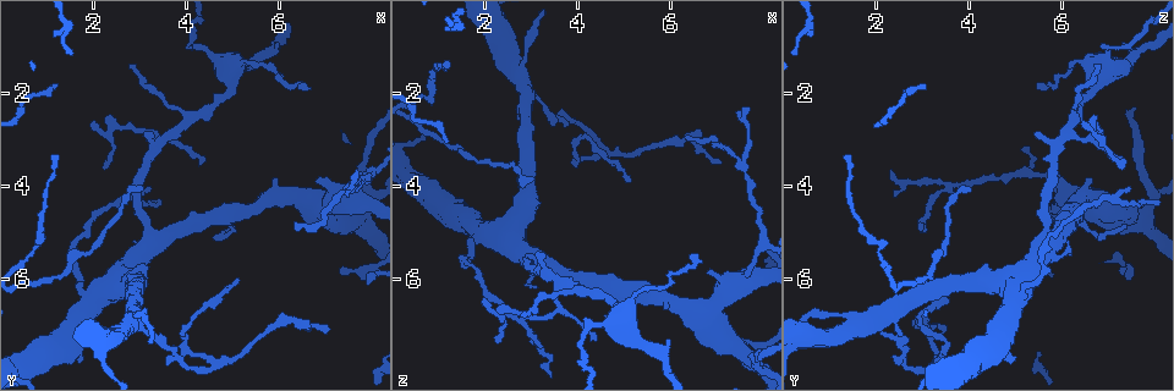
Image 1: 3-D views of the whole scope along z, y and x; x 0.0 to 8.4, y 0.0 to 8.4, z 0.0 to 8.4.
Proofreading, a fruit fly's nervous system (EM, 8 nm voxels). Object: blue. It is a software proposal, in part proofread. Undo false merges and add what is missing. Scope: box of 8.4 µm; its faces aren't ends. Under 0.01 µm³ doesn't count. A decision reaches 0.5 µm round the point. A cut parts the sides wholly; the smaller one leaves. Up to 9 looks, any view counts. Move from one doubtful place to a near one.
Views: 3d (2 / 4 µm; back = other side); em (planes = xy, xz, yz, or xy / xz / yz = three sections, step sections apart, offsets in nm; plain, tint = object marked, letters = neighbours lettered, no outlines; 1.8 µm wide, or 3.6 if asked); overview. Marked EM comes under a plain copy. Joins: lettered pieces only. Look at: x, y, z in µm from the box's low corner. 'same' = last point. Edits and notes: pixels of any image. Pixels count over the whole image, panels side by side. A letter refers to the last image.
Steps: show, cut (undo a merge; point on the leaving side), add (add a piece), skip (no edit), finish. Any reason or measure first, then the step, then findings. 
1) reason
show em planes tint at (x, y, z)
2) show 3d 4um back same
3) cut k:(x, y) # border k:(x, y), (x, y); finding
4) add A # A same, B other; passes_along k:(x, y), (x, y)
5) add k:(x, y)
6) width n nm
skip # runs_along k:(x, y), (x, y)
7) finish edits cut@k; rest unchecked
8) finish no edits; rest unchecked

show 3d 2um at (3.25, 4.10, 7.45)

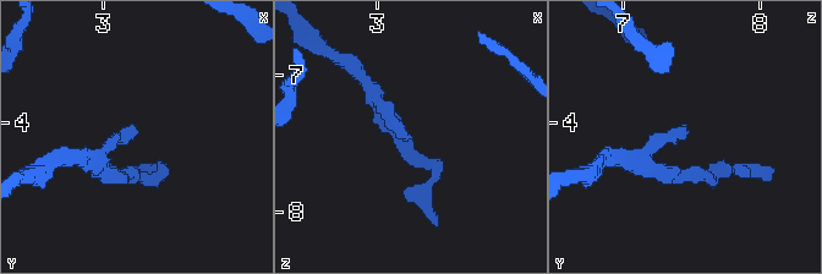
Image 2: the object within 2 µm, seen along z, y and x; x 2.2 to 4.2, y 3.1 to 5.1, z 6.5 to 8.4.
show em xy step 8 letters at (3.26, 4.08, 7.46)

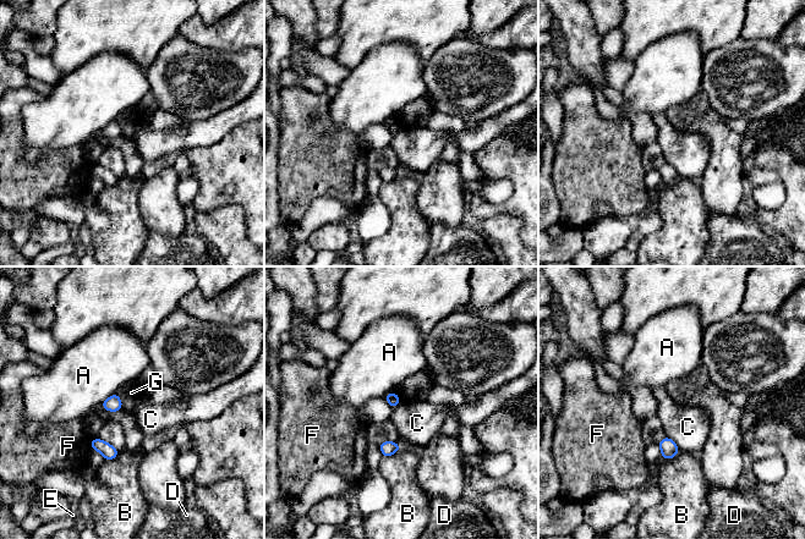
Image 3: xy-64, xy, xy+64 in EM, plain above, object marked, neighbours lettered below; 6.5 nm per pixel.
another direction
show em xz step 8 letters same

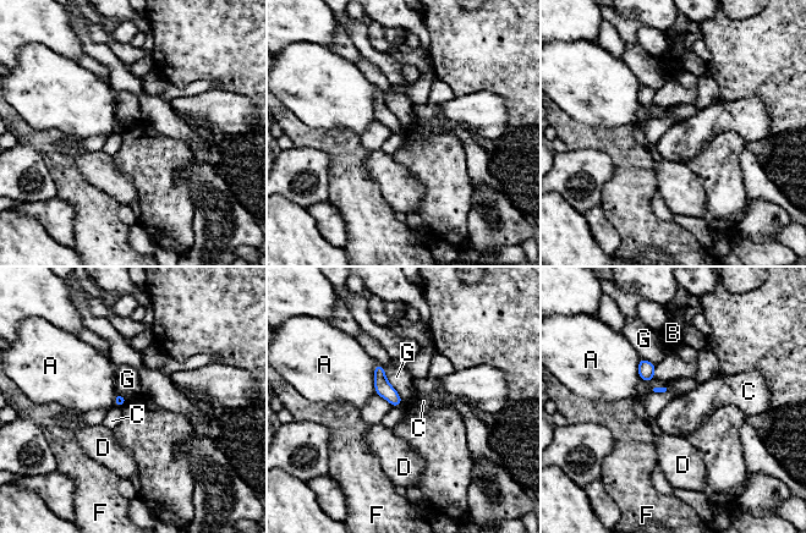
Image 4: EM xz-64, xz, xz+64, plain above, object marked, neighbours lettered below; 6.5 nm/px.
longest_contact G 300 nm
skip # A other, B other, C other, D other, F other, G other; border 4:(404, 401), (393, 407); none of them fits

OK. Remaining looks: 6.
show em xz step 4 letters at (2.85, 1.35, 6.70)

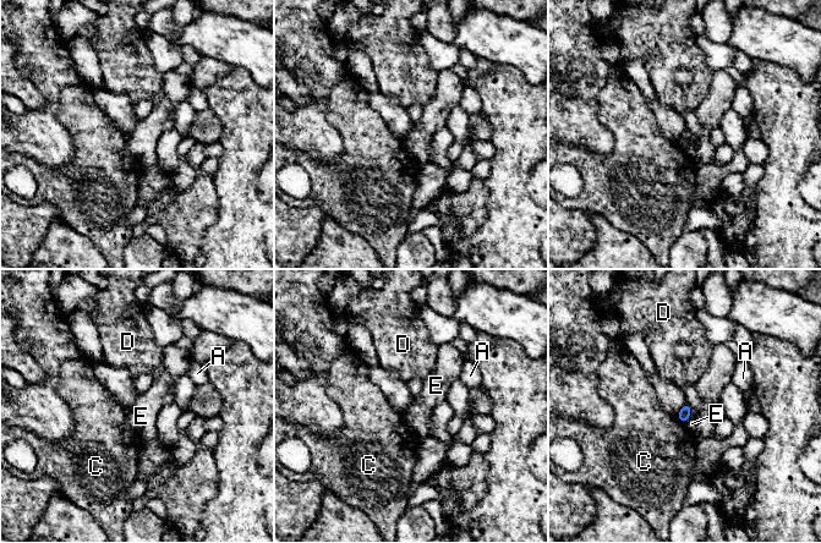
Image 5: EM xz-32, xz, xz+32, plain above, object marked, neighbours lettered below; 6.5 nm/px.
show em planes letters same

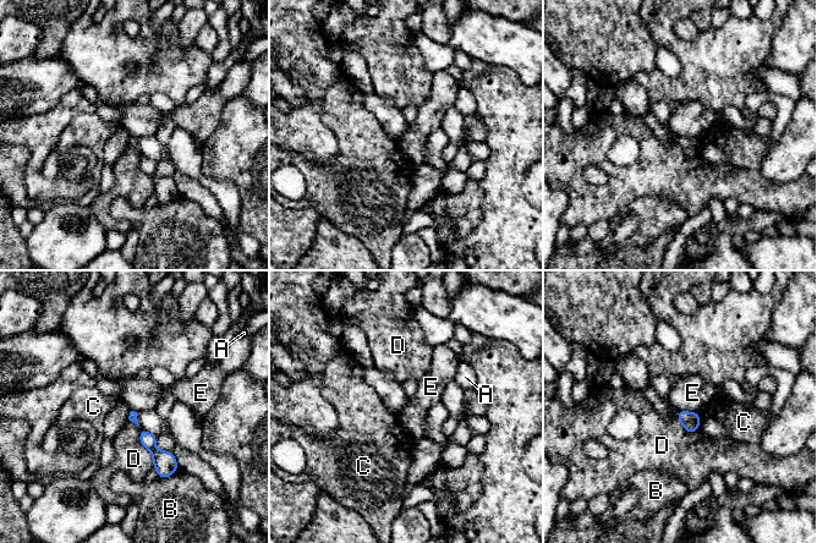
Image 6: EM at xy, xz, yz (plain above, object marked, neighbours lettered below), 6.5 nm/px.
skip # A other, B other, C other, D other, E other; border 6:(679, 410), (700, 413); no lettered piece goes on from it

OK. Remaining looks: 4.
sharp bend
show 3d 2um at (3.60, 3.00, 6.00)

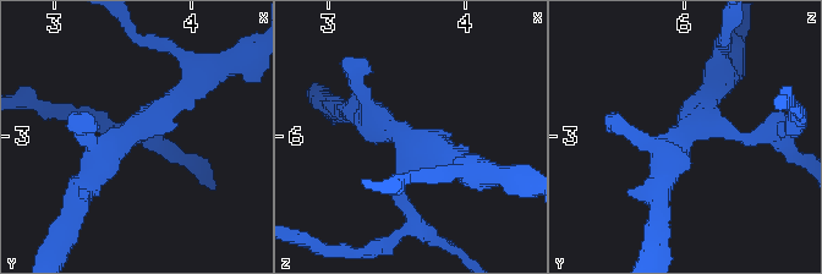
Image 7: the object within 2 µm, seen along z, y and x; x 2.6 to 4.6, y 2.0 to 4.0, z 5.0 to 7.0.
shape alone is not enough
show em xy step 16 tint at (3.56, 2.96, 6.04)

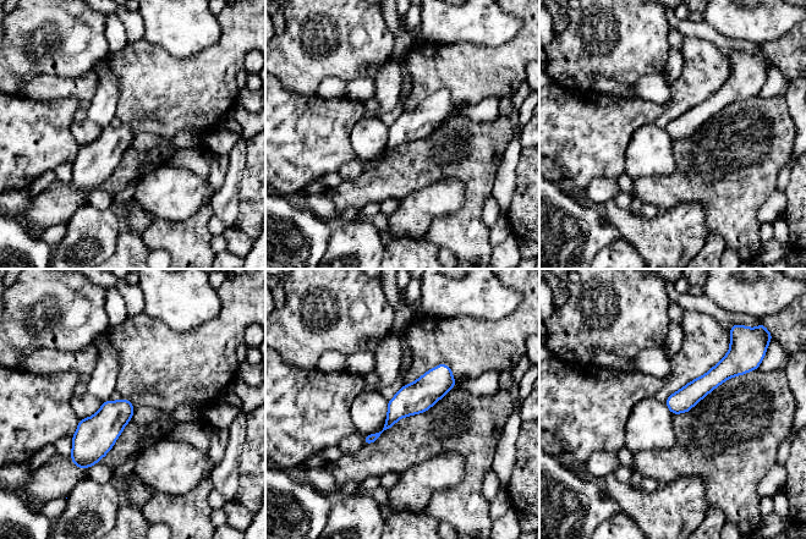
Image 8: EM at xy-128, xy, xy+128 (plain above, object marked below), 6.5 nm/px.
cut it another way
show em planes letters same

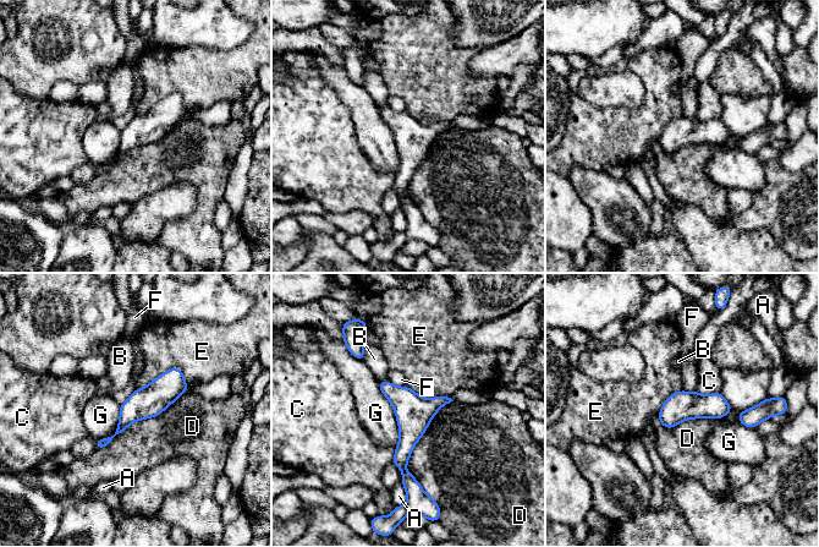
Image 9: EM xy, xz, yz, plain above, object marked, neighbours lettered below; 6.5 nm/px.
width 190 nm
skip # A other, B other, C other, D other, E other, F other, G other; runs_along 9:(179, 373), (109, 439), (98, 446); continuous, no second neuron

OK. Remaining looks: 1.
sharp bend
show em planes letters at (4.00, 7.40, 3.45)

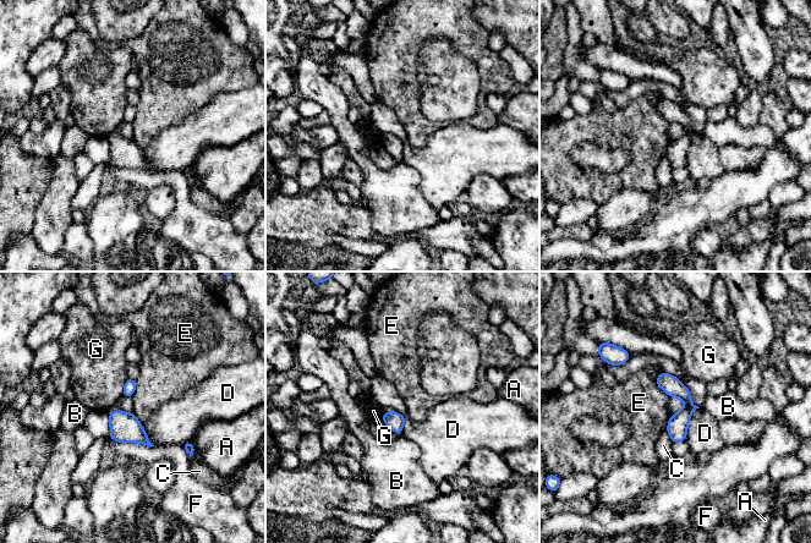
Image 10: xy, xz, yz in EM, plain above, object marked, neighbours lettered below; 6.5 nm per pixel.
skip # A other, B other, C other, D other, E other, F other, G other; border 10:(662, 371), (656, 383), (669, 396); continuous, no second neuron

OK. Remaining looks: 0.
finish no edits; rest unchecked

